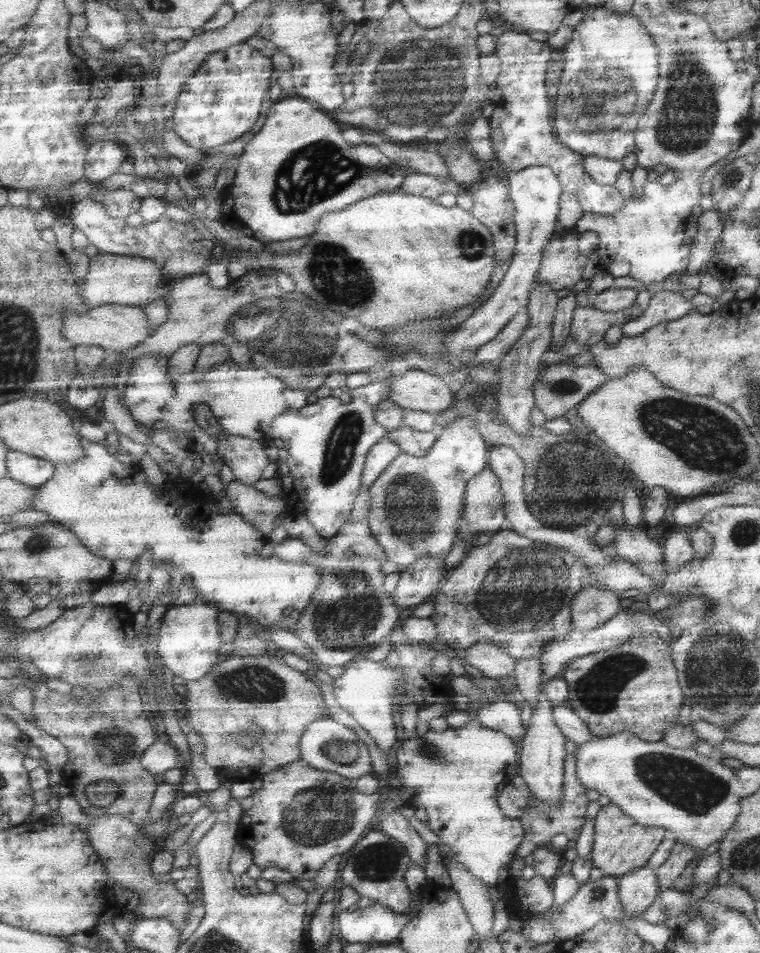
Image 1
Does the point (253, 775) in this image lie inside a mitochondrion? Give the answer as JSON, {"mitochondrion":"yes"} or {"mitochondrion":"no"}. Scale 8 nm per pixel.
{"mitochondrion":"no"}

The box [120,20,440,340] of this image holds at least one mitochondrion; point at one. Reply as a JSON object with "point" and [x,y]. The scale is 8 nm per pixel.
{"point":[311,174]}

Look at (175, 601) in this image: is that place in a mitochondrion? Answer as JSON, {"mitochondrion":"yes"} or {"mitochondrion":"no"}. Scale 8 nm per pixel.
{"mitochondrion":"no"}

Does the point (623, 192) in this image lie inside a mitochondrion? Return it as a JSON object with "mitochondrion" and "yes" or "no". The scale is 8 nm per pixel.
{"mitochondrion":"no"}

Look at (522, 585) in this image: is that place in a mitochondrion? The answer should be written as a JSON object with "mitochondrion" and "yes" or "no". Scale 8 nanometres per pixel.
{"mitochondrion":"yes"}

